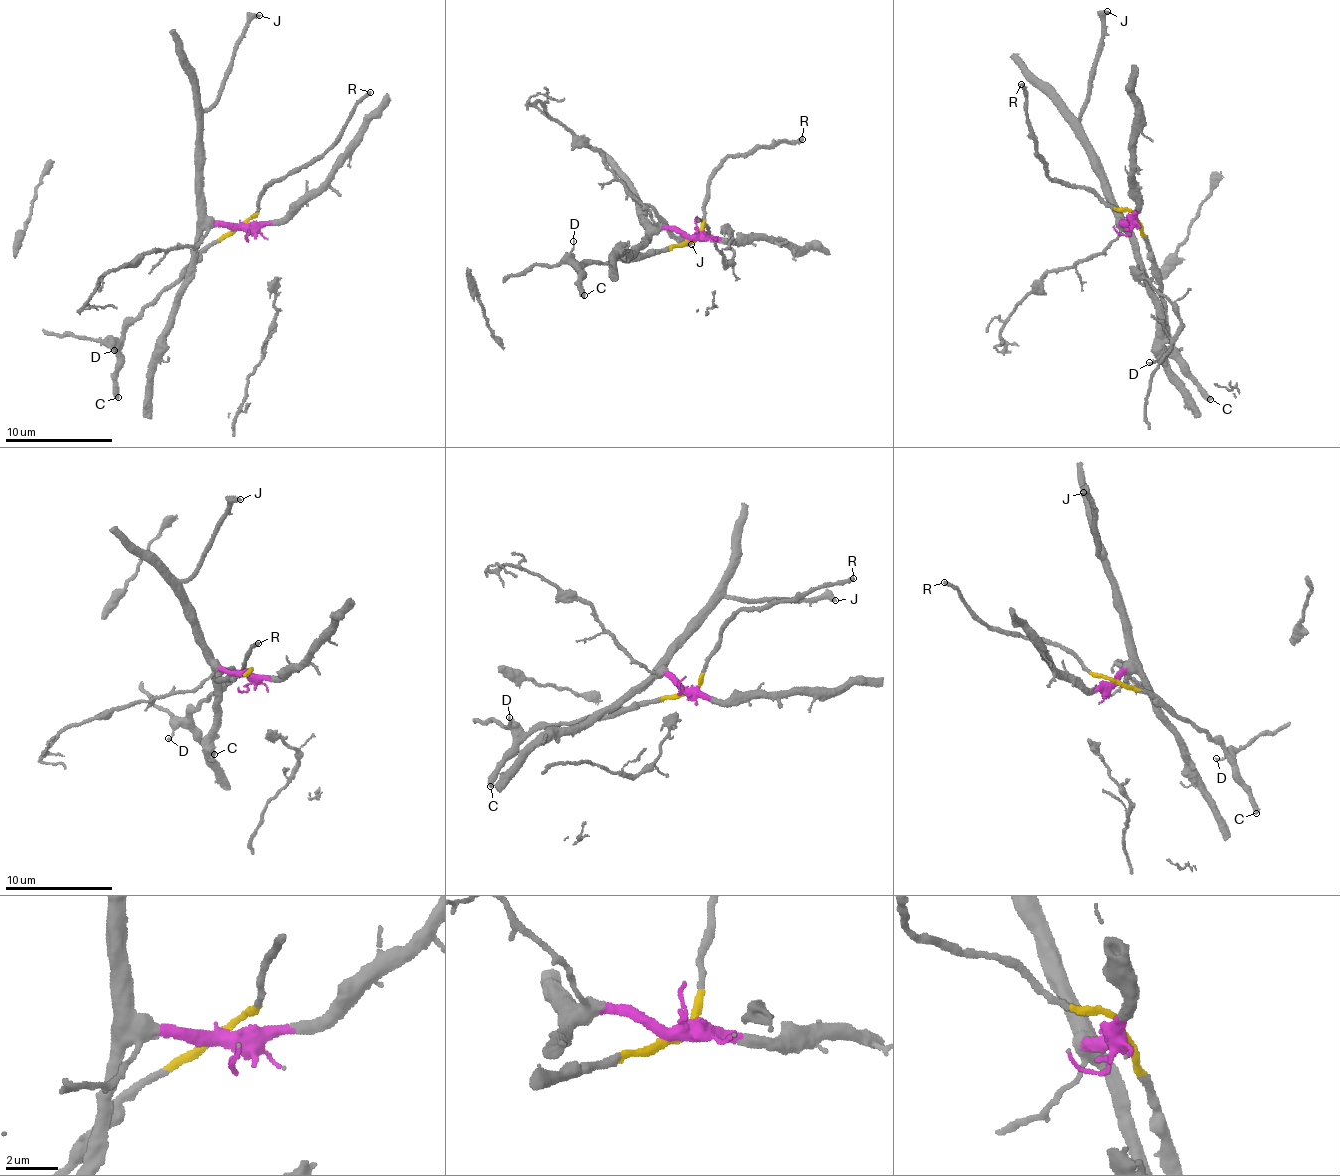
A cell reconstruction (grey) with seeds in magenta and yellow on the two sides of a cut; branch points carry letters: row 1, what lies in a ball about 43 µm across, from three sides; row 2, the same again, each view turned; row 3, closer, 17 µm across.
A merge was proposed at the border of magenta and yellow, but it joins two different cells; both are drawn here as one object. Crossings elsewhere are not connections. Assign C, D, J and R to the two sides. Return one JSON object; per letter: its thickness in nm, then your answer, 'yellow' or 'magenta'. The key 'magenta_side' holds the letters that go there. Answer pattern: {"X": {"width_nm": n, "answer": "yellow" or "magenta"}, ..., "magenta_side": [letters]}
{"C": {"width_nm": 400, "answer": "yellow"}, "D": {"width_nm": 120, "answer": "yellow"}, "J": {"width_nm": 400, "answer": "magenta"}, "R": {"width_nm": 260, "answer": "yellow"}, "magenta_side": ["J"]}

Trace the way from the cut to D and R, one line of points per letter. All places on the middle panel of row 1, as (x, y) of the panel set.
D: (690, 238), (654, 252), (580, 264), (572, 255), (573, 240)
R: (690, 238), (698, 236), (710, 192), (710, 176), (720, 163), (781, 142), (795, 145), (803, 138)

